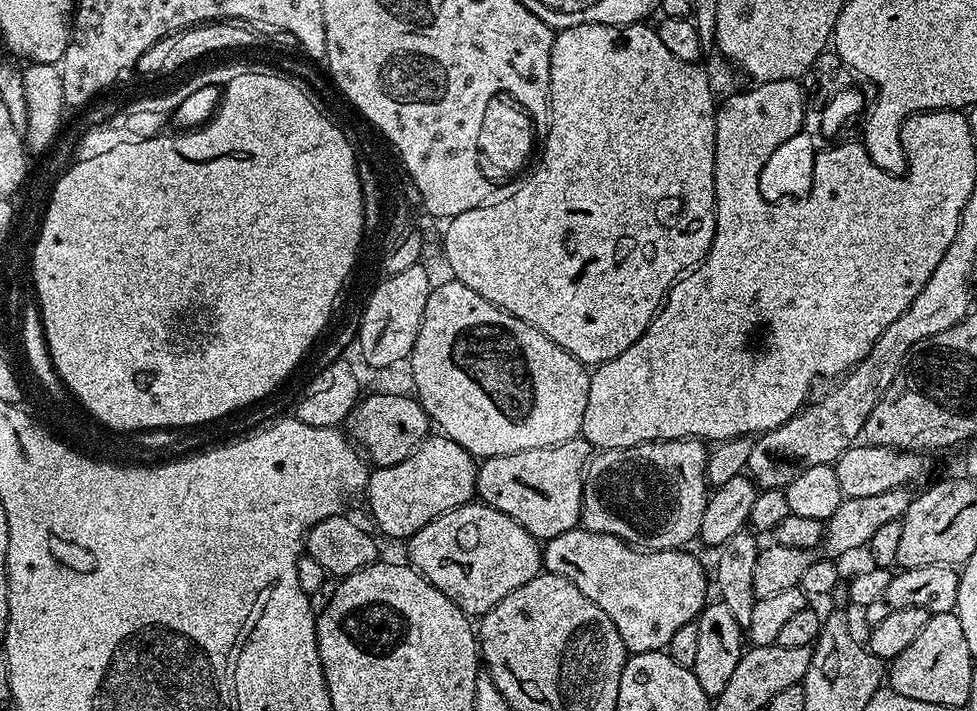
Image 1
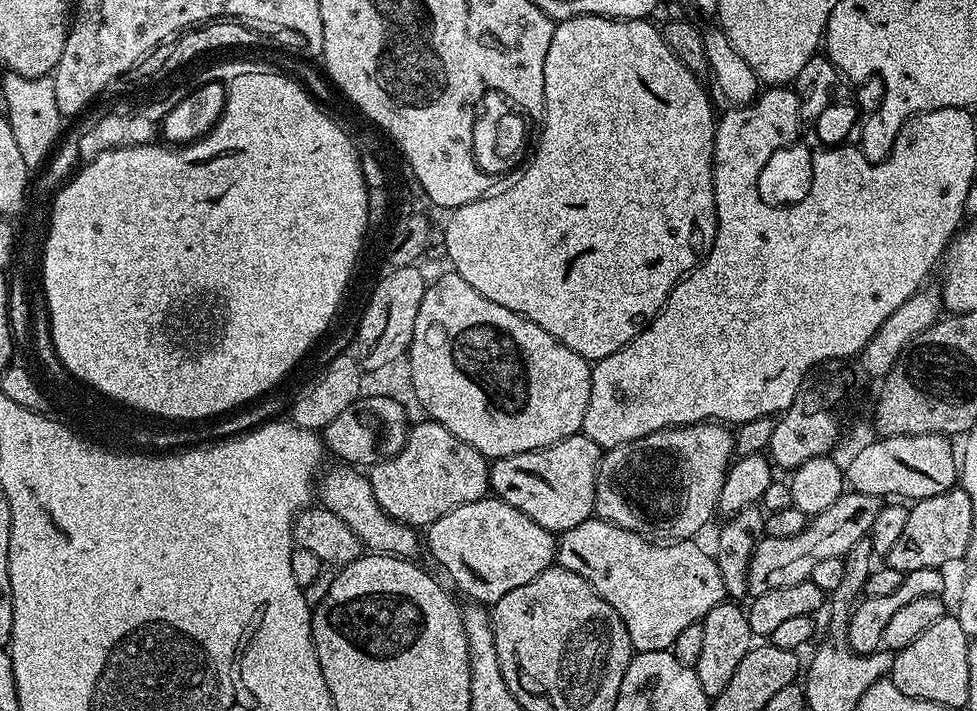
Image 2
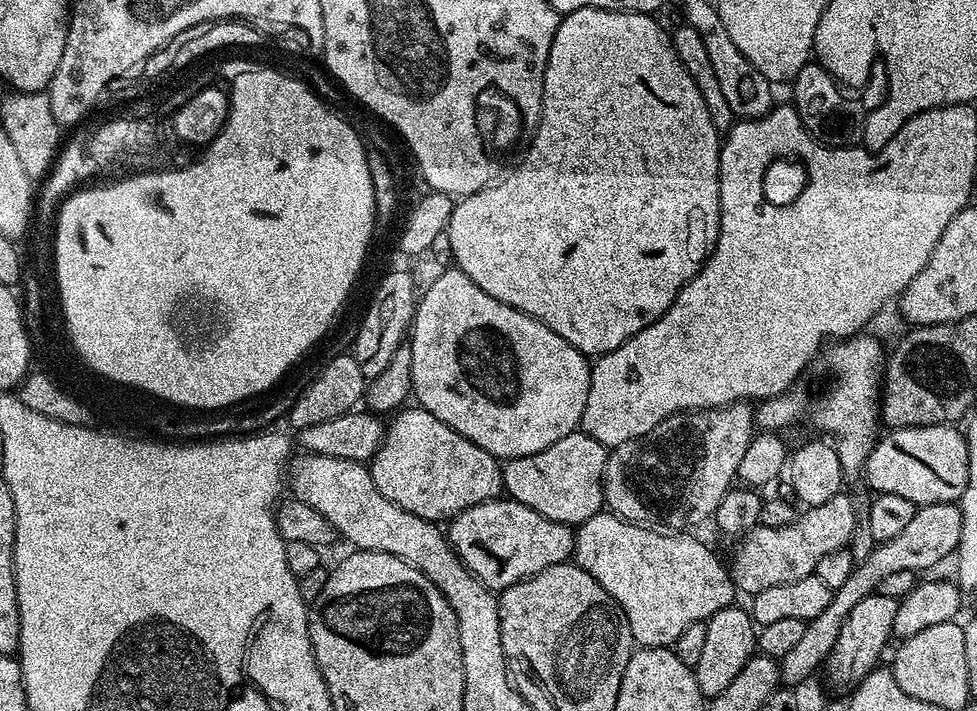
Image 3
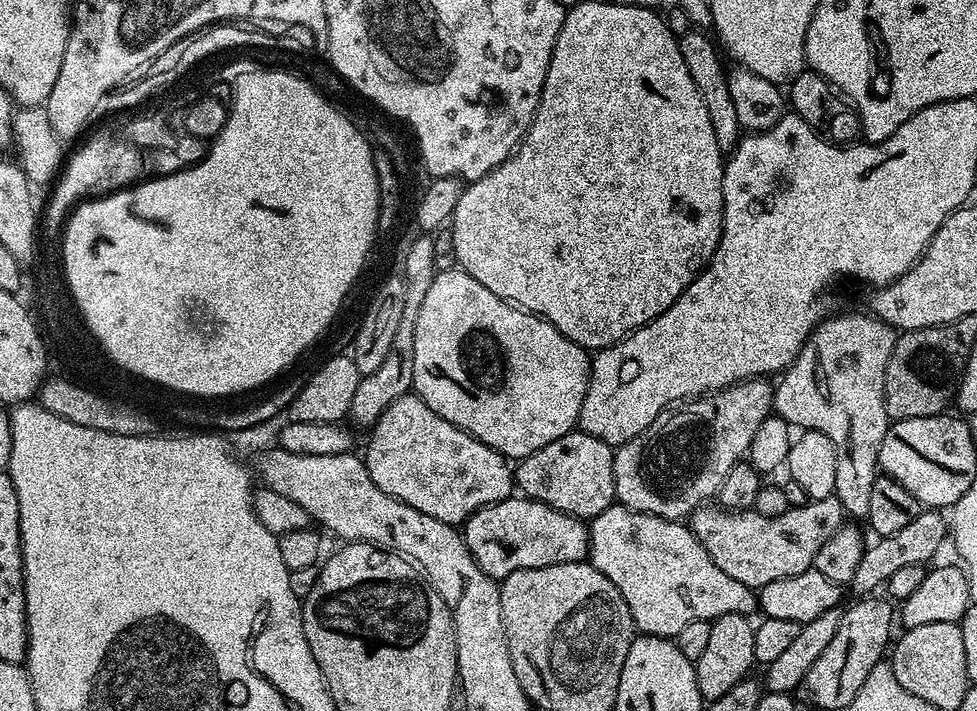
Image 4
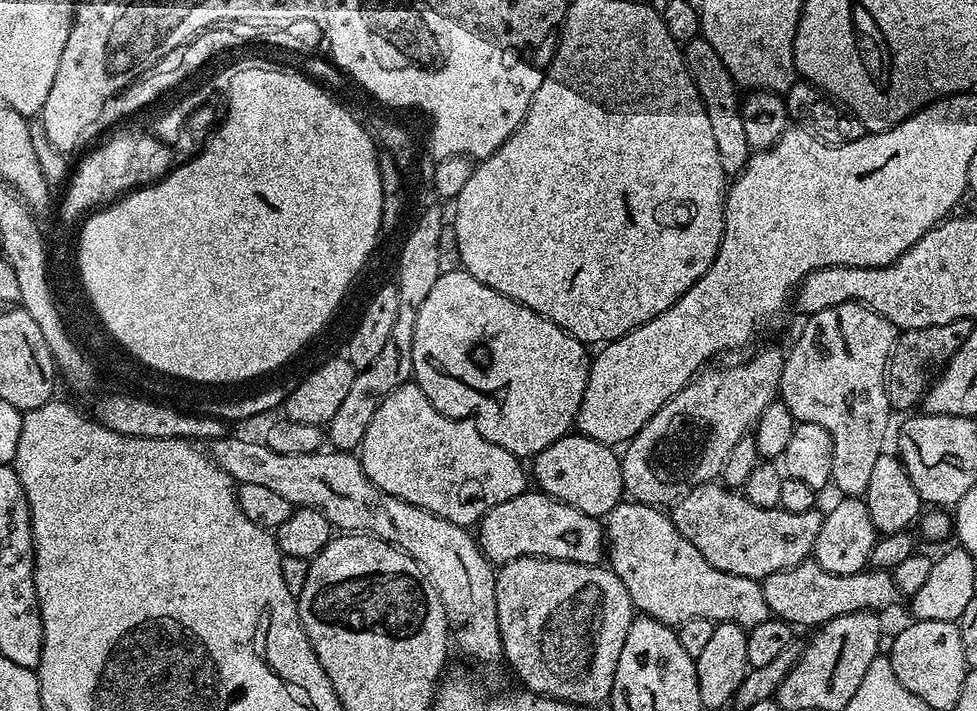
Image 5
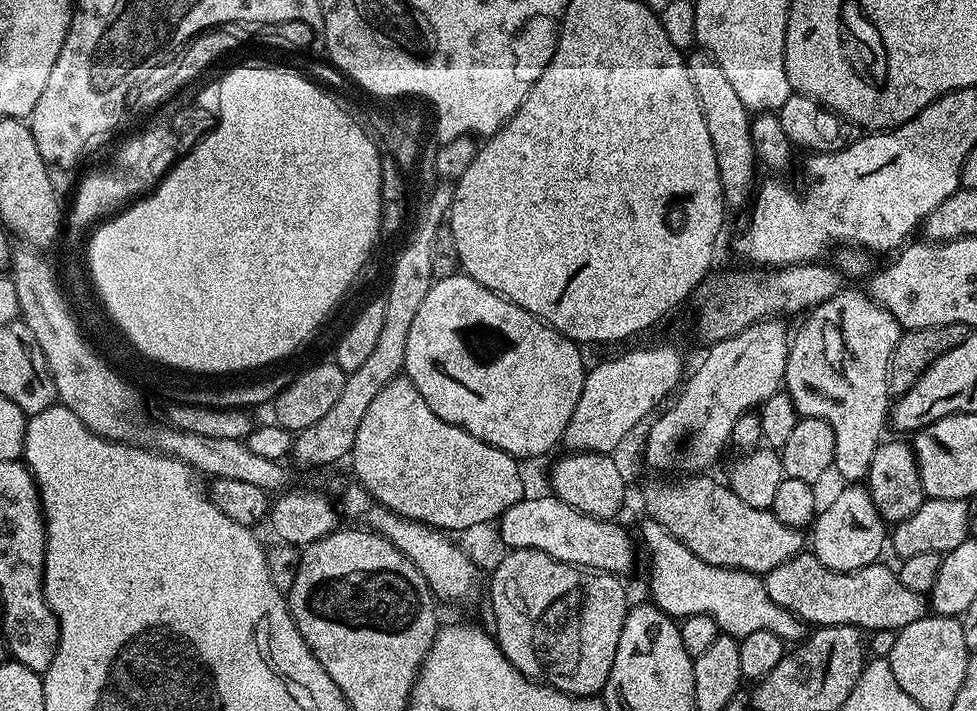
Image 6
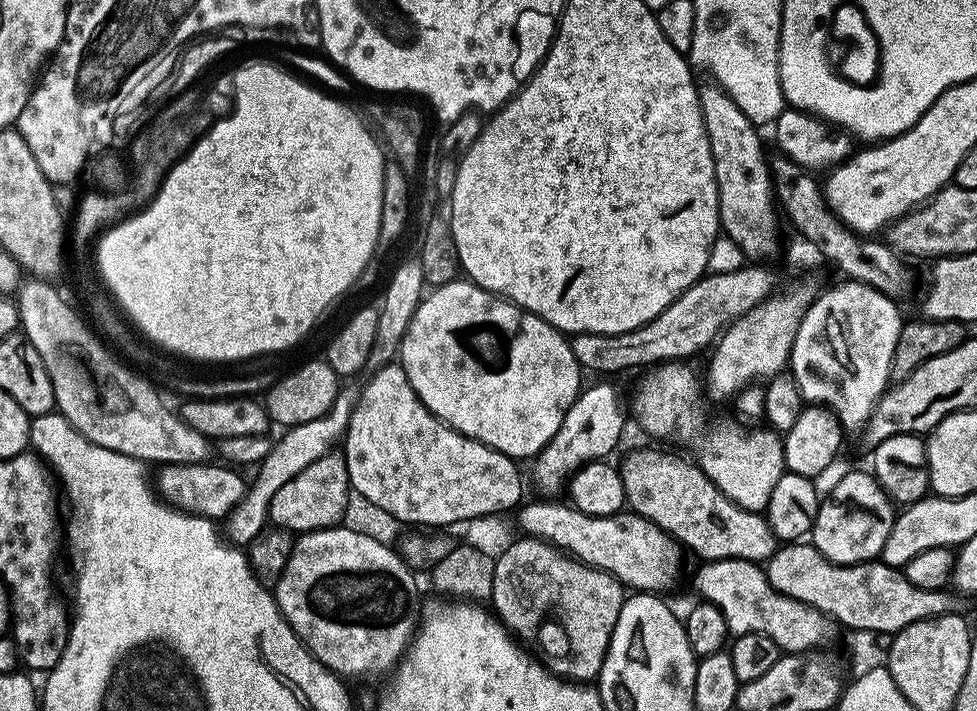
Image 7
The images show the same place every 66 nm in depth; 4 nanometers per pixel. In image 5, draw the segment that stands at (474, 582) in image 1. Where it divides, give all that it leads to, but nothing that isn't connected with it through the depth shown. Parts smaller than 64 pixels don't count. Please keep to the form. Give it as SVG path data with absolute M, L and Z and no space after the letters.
M526 490L518 494L518 498L510 498L510 502L494 506L494 510L480 517L479 528L480 550L485 559L496 566L527 556L599 565L606 552L606 532L597 517L582 514L582 510L561 504L539 490Z

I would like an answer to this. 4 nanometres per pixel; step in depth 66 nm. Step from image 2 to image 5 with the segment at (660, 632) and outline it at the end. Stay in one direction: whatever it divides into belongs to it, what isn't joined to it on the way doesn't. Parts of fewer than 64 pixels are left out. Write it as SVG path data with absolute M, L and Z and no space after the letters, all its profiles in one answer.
M621 502L616 505L613 512L609 512L606 517L606 556L610 561L610 567L612 572L622 582L622 586L626 586L626 590L630 594L632 599L632 607L637 613L650 616L654 620L660 620L662 623L669 626L679 626L682 622L686 622L692 616L698 618L706 618L713 622L723 622L725 624L737 624L739 628L745 630L758 626L758 622L769 619L770 613L766 606L766 598L764 597L763 587L757 581L750 578L742 578L741 576L735 576L734 574L726 574L722 570L718 570L714 566L710 566L710 562L706 562L706 558L702 558L700 551L692 545L686 537L681 534L674 525L672 525L671 519L667 515L664 516L659 507L650 504L637 504L635 502Z

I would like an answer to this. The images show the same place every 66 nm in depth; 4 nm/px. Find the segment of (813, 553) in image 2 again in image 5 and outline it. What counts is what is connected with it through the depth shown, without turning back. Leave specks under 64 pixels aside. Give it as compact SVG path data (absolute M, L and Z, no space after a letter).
M709 482L697 484L690 494L671 505L670 519L710 566L726 574L763 582L770 574L798 566L812 556L818 530L822 530L824 512L788 512L779 506L754 506L747 495Z

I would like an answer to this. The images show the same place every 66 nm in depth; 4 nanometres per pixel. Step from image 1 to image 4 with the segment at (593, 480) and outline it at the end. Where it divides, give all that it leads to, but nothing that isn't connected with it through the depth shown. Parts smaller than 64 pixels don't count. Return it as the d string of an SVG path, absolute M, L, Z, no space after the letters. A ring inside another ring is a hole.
M768 378L741 380L711 394L700 394L687 402L665 408L646 430L642 430L642 434L615 449L616 500L633 512L661 516L664 520L680 522L691 517L697 508L707 505L717 495L731 468L745 459L758 426L762 426L773 408L774 384ZM692 427L708 436L708 445L704 448L704 464L694 465L692 480L688 480Z

